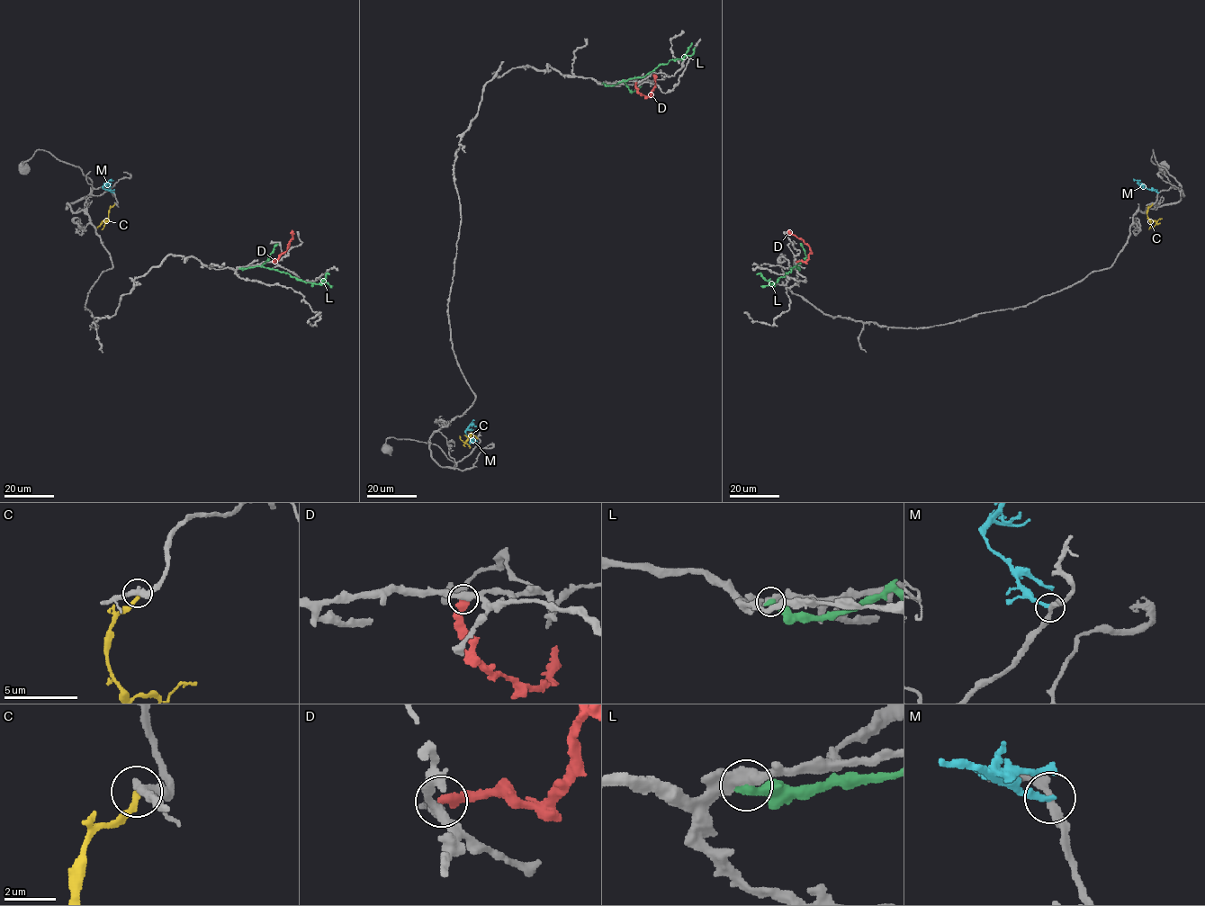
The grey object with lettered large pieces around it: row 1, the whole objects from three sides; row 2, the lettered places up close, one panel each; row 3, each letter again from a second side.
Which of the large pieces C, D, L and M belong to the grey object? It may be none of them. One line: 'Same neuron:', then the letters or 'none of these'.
Same neuron: none of these

